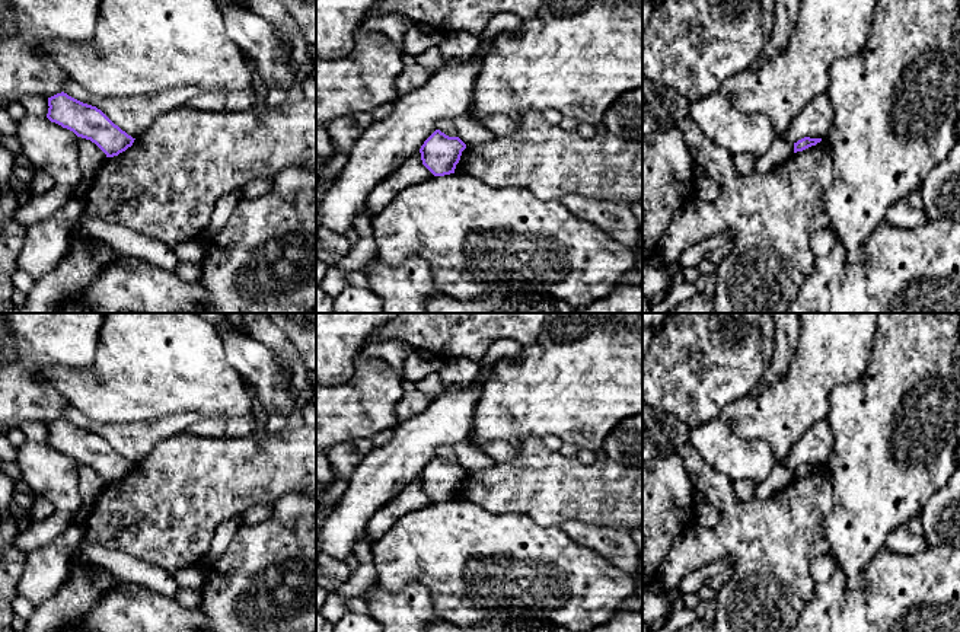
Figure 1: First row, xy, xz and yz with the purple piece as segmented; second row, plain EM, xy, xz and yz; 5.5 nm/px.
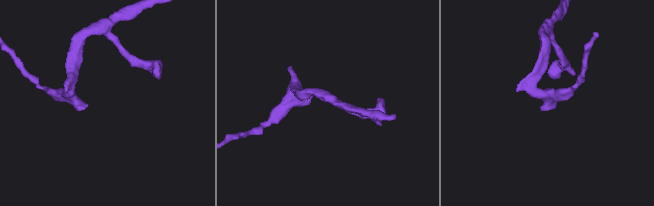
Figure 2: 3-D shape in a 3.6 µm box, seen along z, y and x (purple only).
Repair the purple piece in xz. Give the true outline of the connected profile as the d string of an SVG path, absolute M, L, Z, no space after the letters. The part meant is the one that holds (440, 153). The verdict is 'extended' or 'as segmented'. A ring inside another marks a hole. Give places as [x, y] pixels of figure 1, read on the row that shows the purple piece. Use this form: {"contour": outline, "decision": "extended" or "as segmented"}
{"contour": "M436 130L421 146L422 165L434 175L444 176L455 173L466 144L459 137L449 137Z", "decision": "as segmented"}

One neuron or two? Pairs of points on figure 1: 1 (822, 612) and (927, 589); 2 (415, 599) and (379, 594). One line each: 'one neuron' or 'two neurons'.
1: one neuron
2: one neuron

